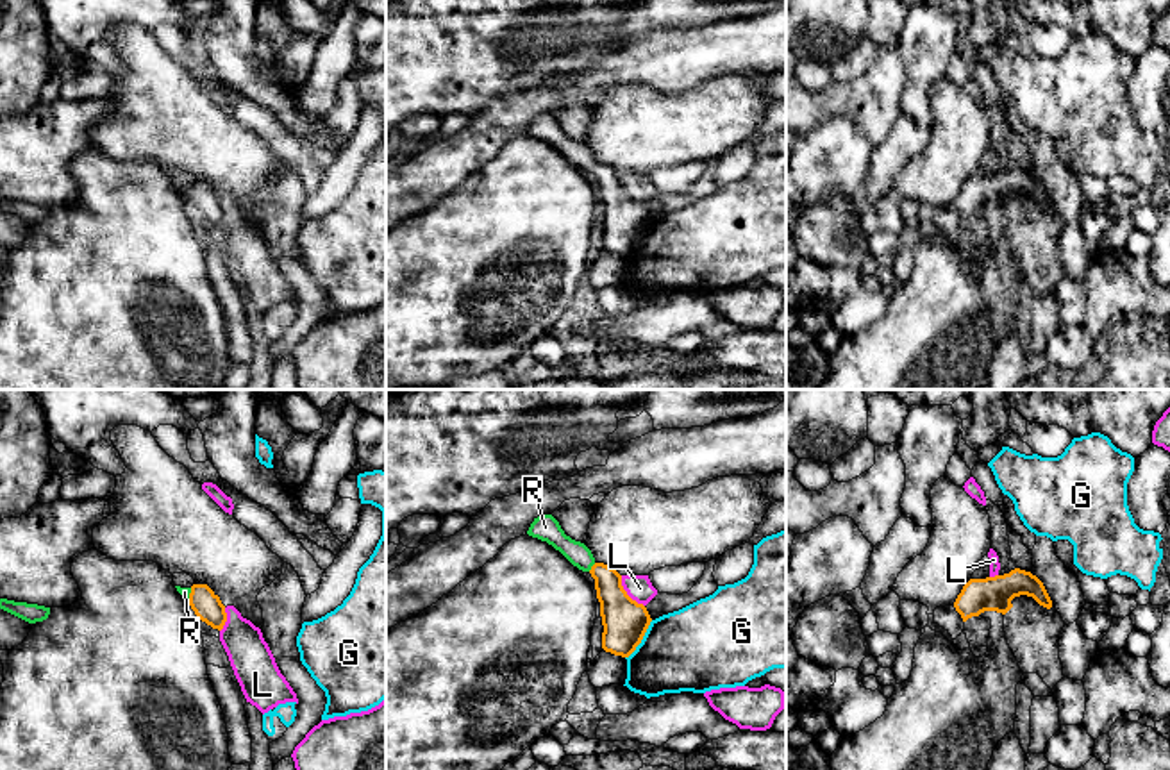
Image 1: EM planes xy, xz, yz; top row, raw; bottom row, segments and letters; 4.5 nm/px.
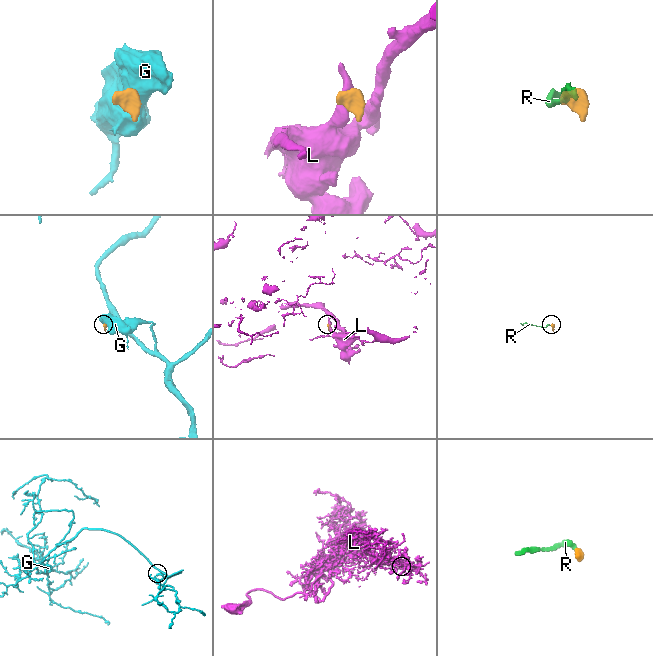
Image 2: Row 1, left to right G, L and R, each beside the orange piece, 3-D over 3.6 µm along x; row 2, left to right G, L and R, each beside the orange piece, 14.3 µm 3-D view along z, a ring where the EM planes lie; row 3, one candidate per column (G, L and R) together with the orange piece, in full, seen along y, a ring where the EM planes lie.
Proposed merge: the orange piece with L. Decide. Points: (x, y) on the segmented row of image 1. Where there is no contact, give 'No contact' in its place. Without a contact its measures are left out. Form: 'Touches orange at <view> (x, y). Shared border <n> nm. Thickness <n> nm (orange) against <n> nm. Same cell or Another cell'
Touches orange at xz (626, 594). Shared border 180 nm. Thickness 200 nm (orange) against 120 nm. Another cell

